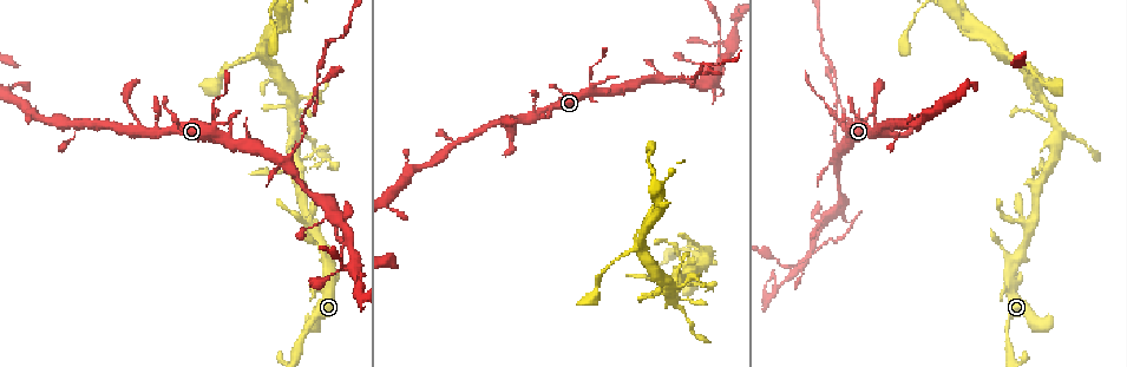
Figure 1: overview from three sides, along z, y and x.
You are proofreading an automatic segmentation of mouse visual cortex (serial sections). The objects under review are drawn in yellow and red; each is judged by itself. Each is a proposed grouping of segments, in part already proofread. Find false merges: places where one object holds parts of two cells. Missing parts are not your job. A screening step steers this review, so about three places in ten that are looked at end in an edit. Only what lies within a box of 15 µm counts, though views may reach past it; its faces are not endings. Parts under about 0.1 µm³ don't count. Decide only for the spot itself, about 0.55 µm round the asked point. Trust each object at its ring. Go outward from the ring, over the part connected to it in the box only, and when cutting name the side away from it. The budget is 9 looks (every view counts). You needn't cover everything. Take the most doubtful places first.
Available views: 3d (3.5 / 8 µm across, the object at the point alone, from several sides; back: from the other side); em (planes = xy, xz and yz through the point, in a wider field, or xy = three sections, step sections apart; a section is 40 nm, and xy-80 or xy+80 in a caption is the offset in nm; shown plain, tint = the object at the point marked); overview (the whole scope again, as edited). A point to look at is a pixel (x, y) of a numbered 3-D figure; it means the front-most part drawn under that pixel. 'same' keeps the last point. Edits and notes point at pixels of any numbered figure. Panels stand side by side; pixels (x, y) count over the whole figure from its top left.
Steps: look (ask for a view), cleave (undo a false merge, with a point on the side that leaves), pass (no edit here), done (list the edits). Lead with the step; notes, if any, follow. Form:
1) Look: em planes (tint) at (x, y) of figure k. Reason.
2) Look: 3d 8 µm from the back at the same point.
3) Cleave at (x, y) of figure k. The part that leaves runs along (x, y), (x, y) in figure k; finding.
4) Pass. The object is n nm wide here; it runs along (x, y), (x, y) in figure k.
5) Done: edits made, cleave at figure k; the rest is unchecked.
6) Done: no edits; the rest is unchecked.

Look: 3d 3.5 µm at (659, 78) of figure 1.

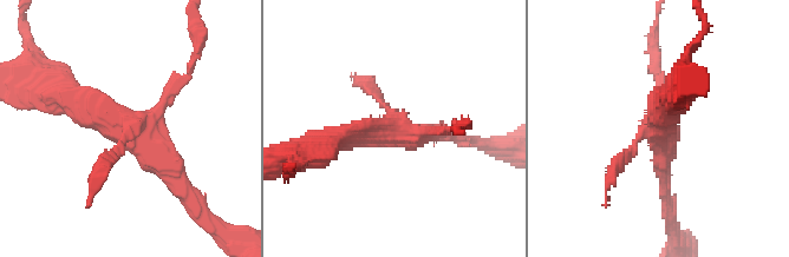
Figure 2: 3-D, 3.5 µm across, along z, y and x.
Look: em xy step 1 (plain) at (127, 136) of figure 2.

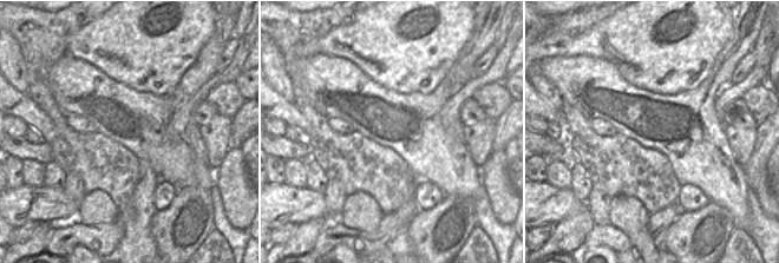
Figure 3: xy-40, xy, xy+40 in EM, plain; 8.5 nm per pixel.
Look: em xy step 1 (tint) at the same point.

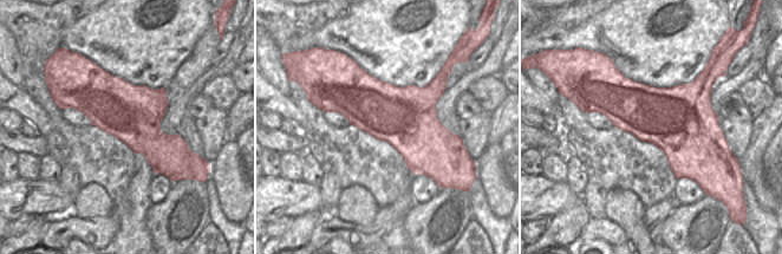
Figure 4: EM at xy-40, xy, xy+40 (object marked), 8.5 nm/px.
Cleave at (176, 83) of figure 2. Two cells meet here.

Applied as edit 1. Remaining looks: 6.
Look: overview. Redraw.

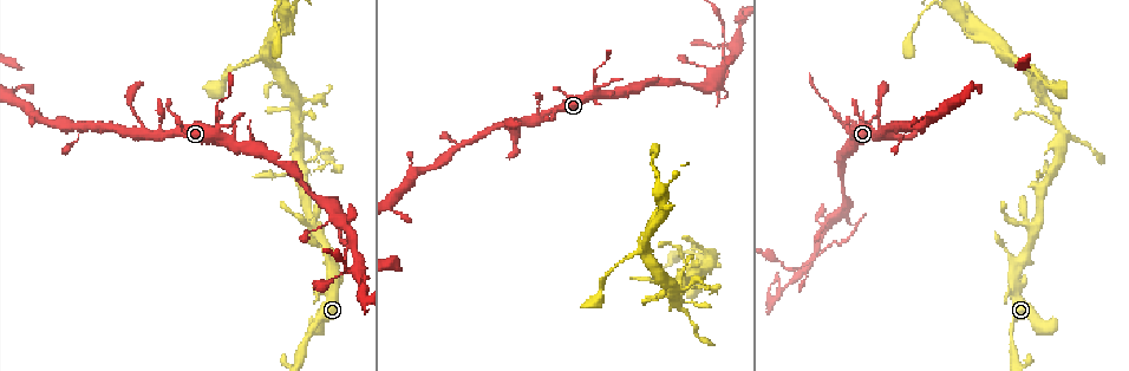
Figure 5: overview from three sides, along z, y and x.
Look: 3d 3.5 µm at (855, 223) of figure 5. Calibre changes.

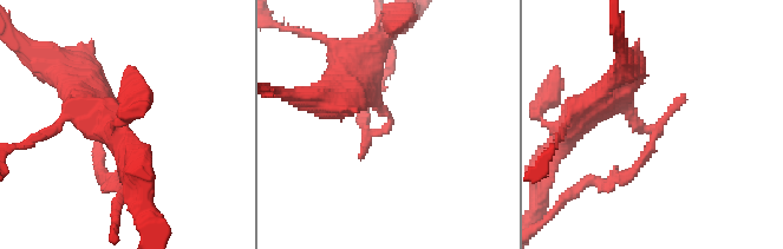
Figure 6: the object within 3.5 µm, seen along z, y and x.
Look: em xy step 1 (tint) at (648, 128) of figure 6. Need the tissue.

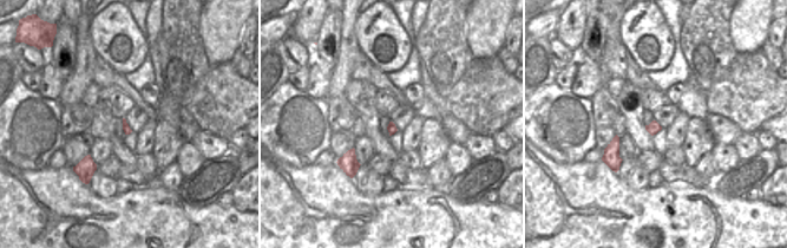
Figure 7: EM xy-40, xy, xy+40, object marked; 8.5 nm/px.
Cleave at (98, 161) of figure 6. The part that leaves runs along (632, 120), (659, 131), (620, 178) in figure 6; a second cell is stuck on.

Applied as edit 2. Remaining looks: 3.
Look: 3d 3.5 µm from the back at (643, 253) of figure 5.

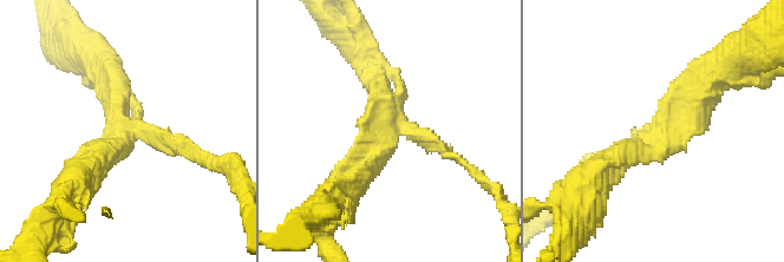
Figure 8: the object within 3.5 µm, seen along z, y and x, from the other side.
Look: em xy step 5 (tint) at (657, 133) of figure 8. 3 arms meet here; the arms are 200, 300, 300 nm wide; shape alone is not enough.

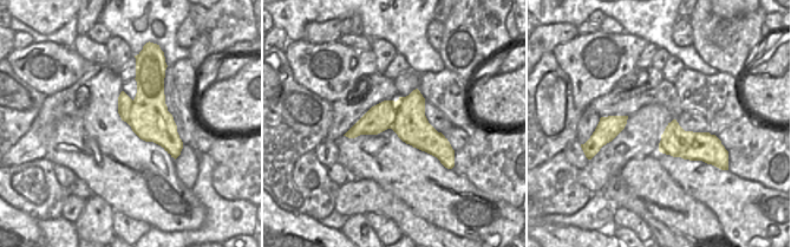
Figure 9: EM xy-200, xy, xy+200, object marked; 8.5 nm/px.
Cleave at (176, 139) of figure 8. The object is 320 nm wide here; the part that leaves runs along (135, 128), (226, 163) in figure 8; two cells meet here.

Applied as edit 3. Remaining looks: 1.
Done: edits made, cleave at figure 2, cleave at figure 6, cleave at figure 8; the rest is unchecked.

